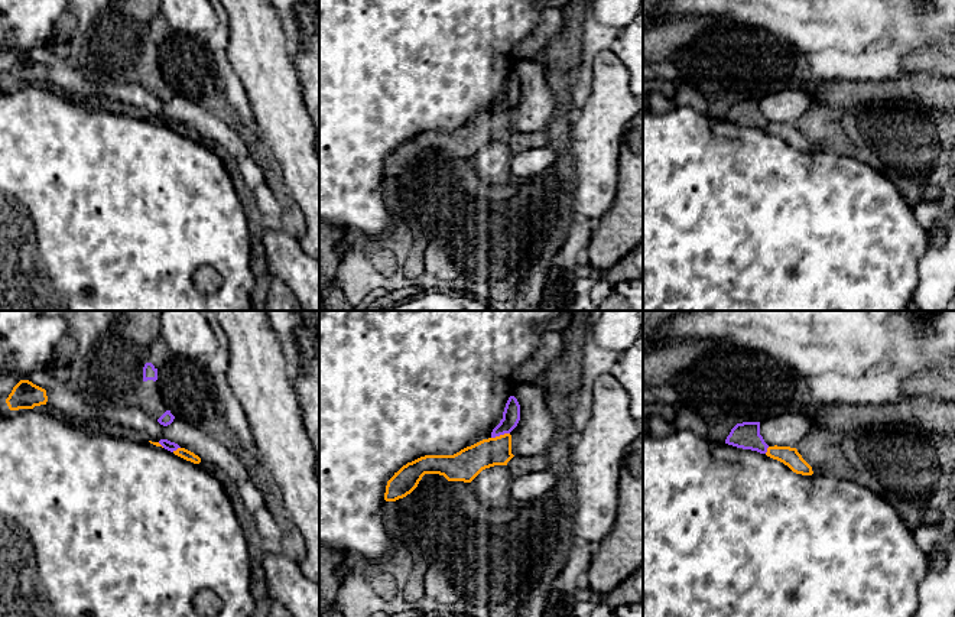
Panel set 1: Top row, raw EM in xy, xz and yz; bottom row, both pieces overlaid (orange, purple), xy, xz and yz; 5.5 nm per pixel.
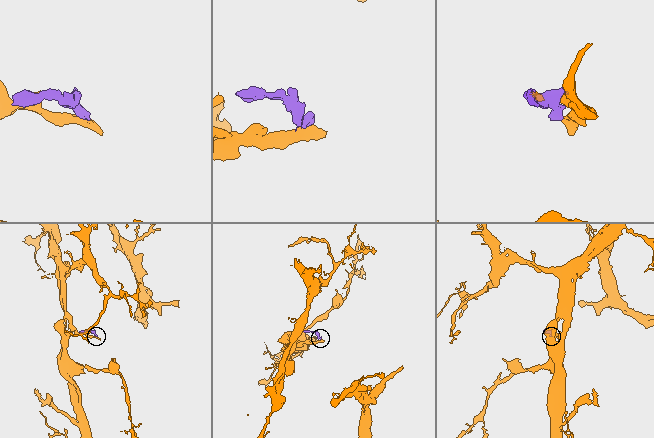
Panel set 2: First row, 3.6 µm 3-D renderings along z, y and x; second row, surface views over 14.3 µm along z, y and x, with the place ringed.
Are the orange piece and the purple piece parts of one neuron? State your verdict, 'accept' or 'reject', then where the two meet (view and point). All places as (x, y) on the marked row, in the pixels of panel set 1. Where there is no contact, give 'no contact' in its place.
reject; contact xz (500, 435)

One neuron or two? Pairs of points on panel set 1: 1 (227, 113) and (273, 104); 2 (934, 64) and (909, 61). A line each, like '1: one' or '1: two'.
1: two
2: one

